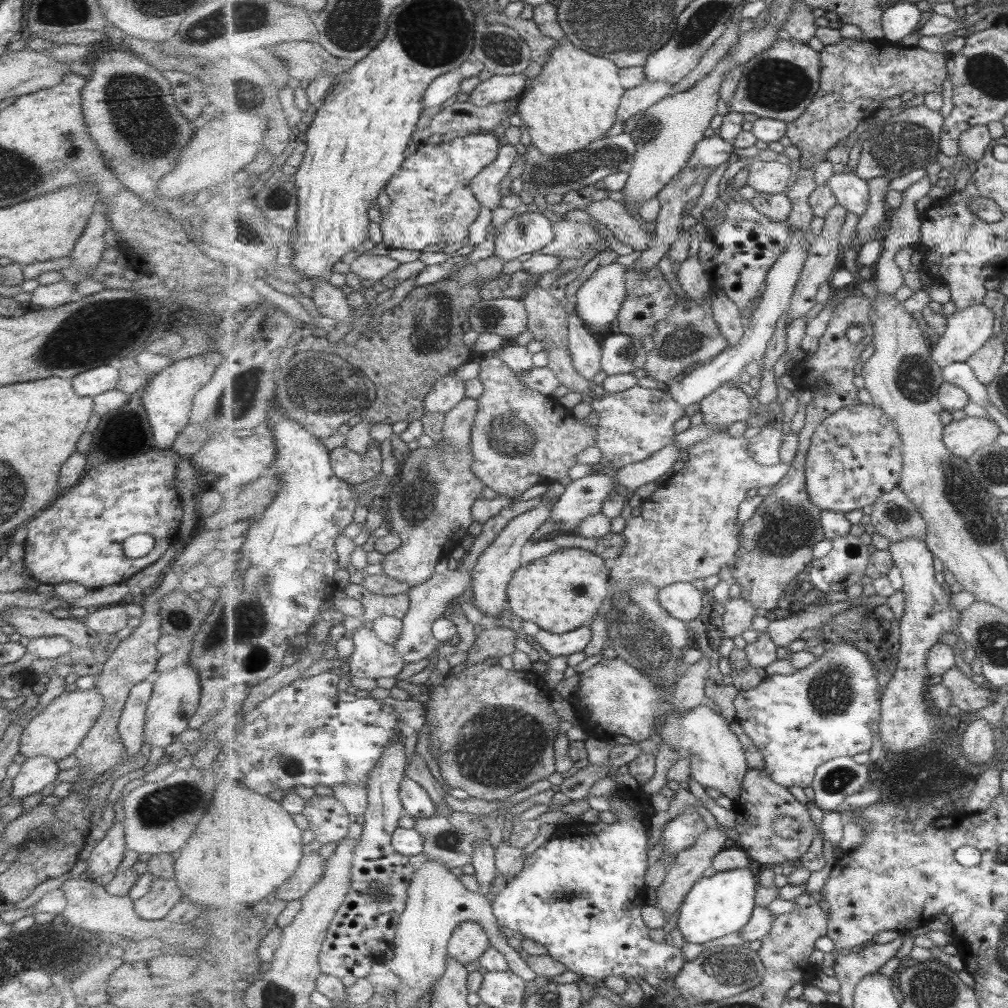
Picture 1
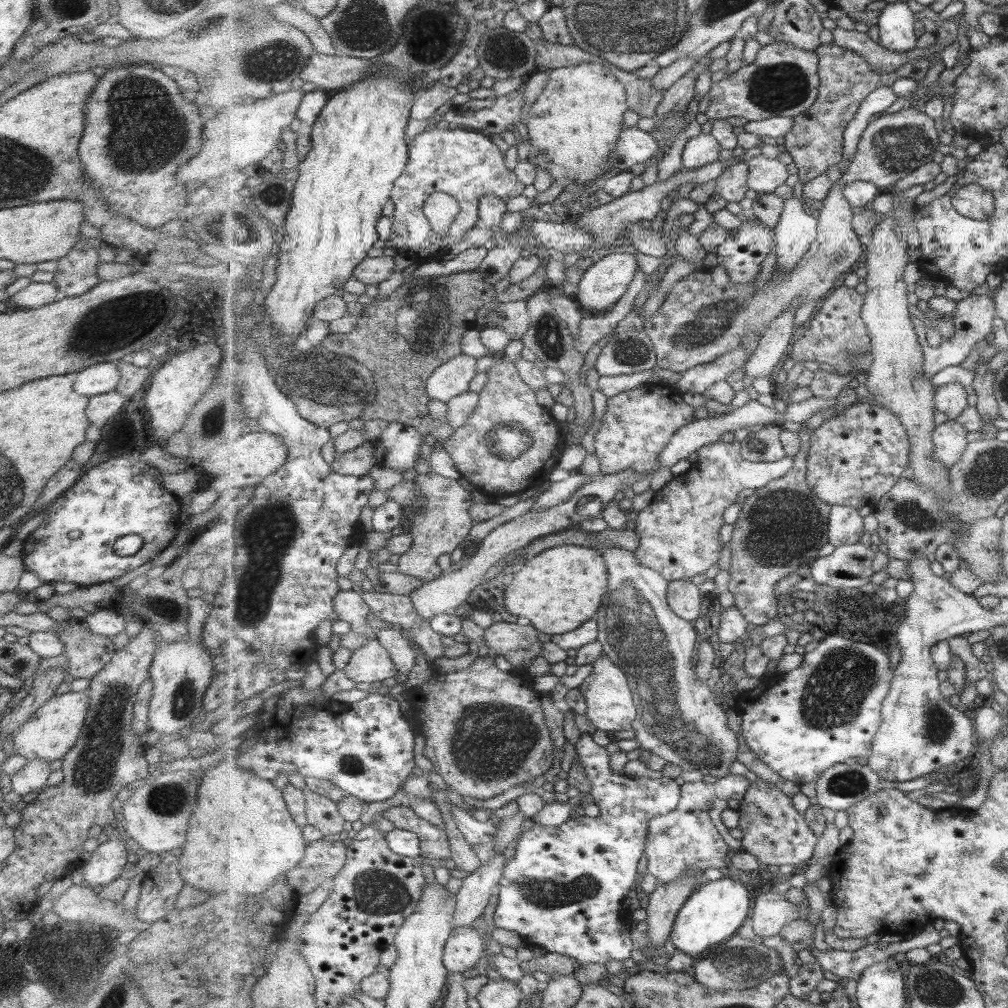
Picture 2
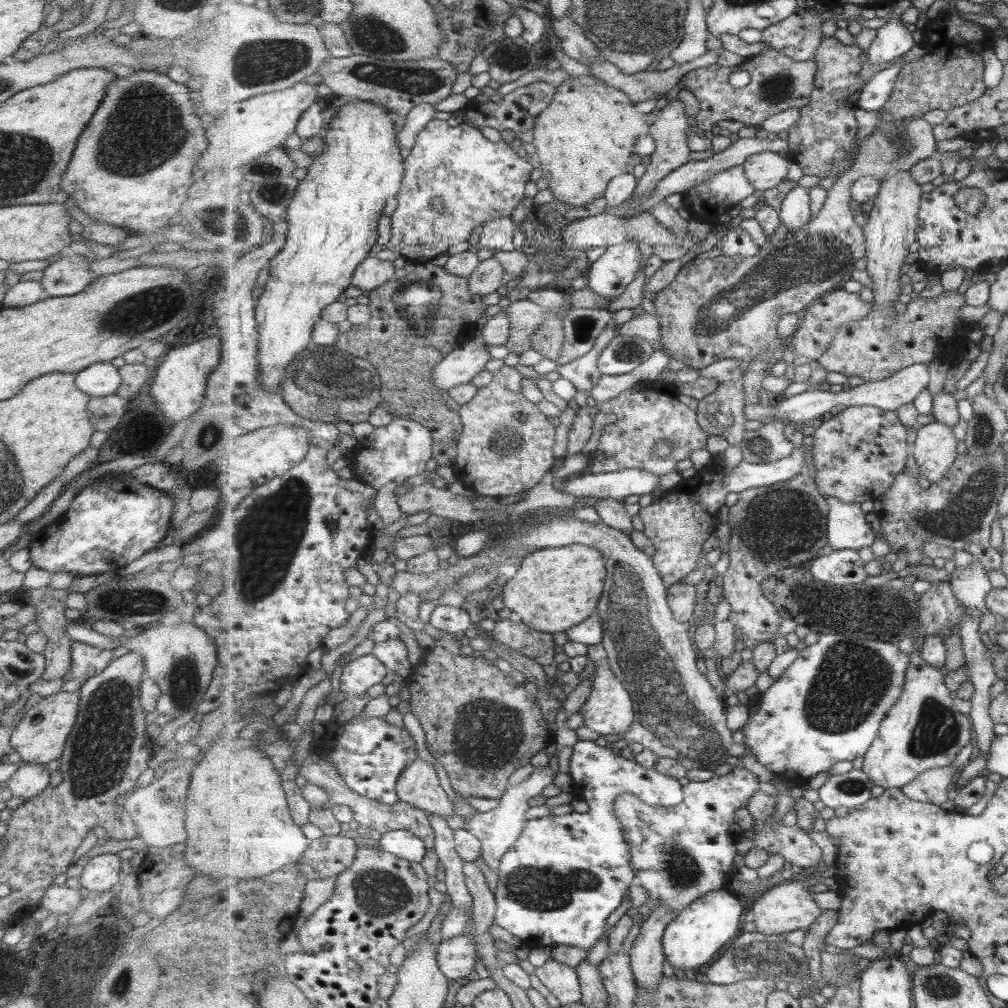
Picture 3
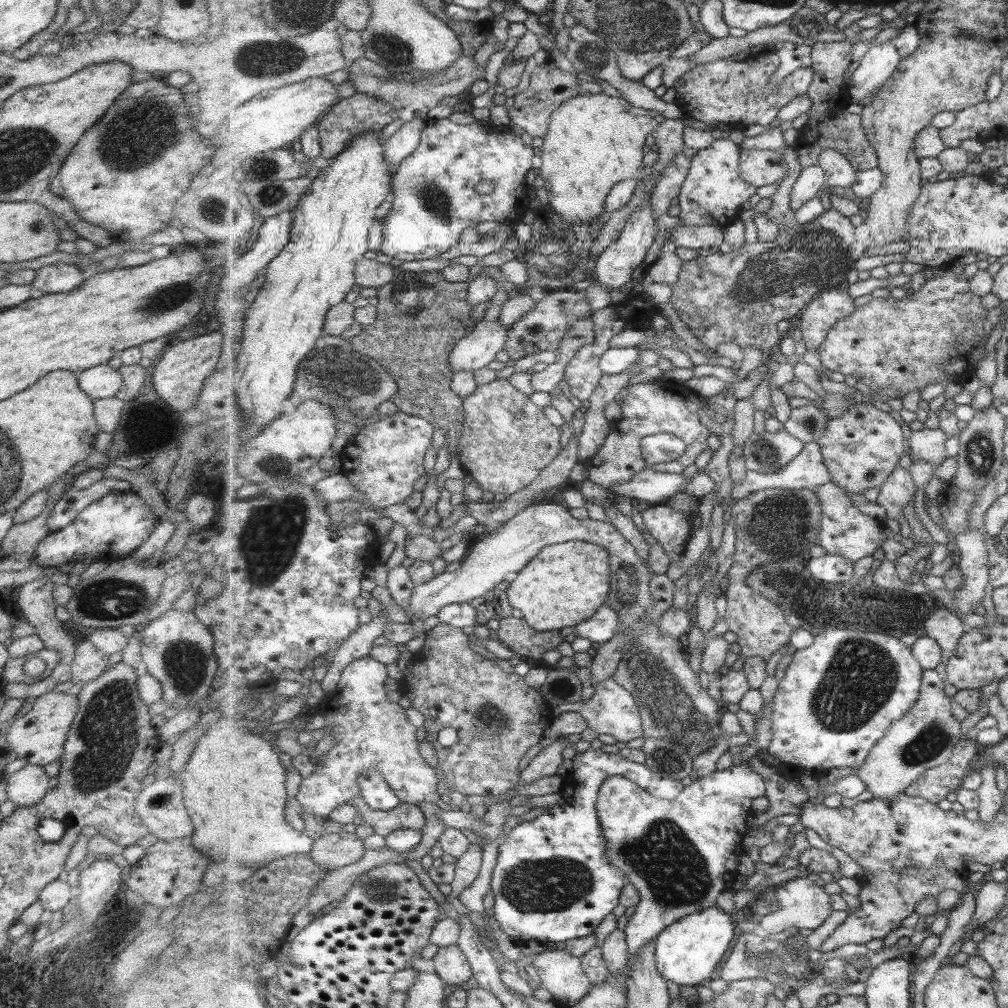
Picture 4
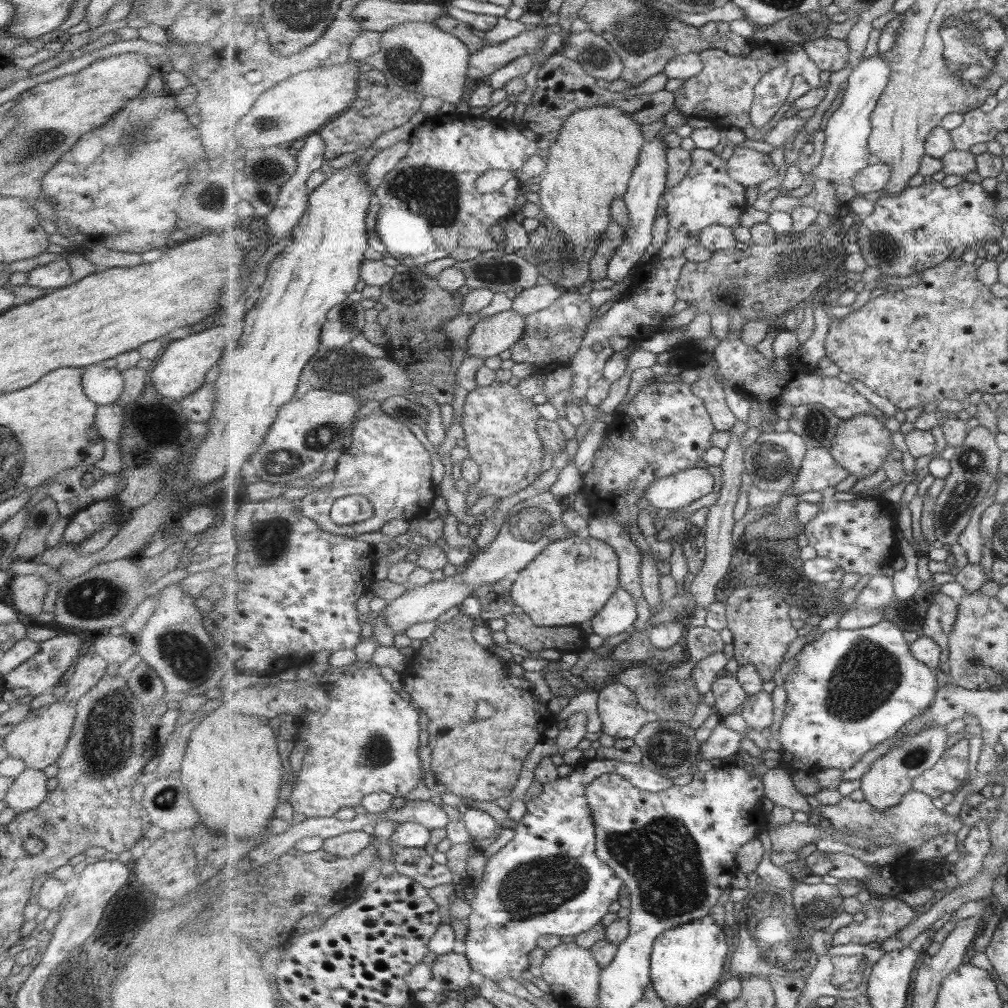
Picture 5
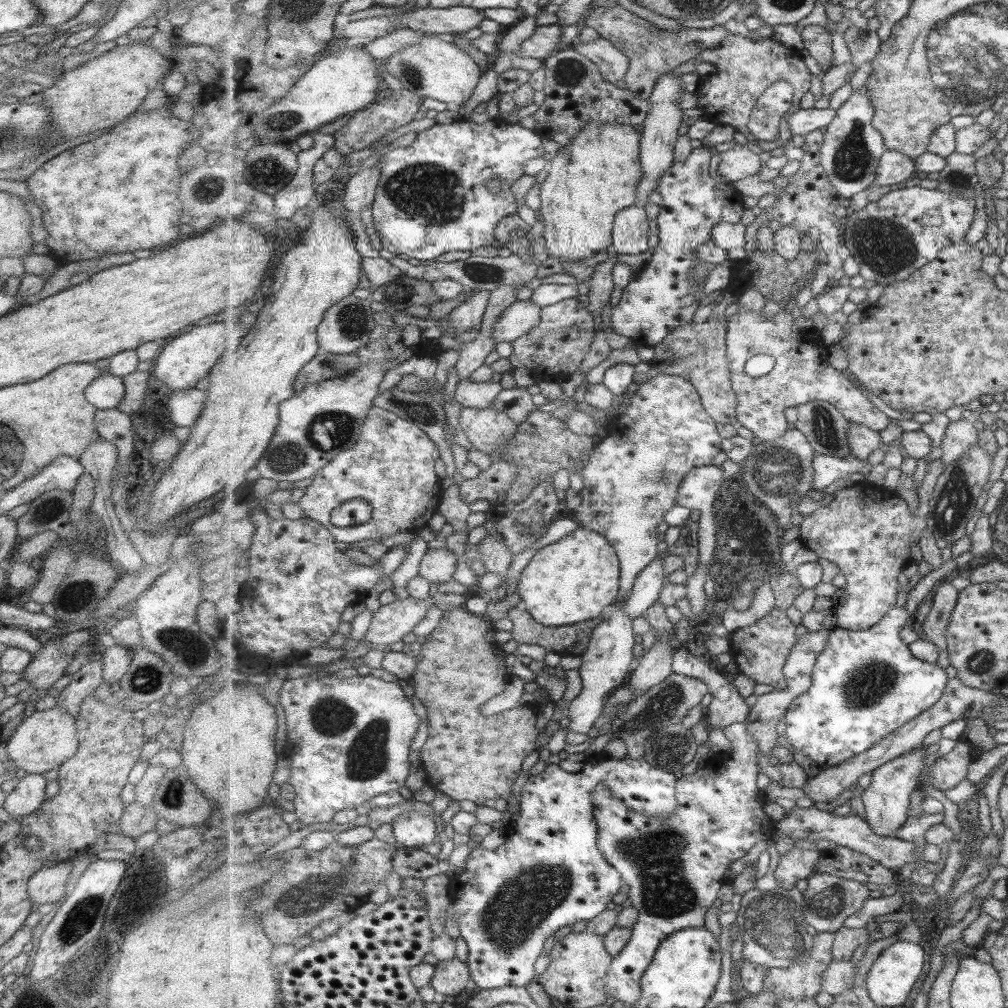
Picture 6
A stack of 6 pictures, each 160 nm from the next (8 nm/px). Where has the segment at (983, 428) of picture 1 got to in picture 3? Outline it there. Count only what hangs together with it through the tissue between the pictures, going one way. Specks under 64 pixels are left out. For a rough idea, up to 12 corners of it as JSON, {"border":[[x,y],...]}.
{"border":[[937,420],[912,436],[919,474],[932,484],[959,457],[953,427]]}

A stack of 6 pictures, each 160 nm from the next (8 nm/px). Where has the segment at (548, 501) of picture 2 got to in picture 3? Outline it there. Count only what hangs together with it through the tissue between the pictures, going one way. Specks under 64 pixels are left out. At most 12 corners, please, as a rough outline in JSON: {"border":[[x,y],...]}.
{"border":[[645,469],[568,478],[562,492],[620,500],[651,494],[659,477]]}

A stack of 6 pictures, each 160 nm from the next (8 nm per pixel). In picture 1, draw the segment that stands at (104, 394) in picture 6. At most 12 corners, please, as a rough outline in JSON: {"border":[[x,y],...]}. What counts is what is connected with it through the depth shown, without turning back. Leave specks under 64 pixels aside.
{"border":[[107,364],[73,376],[77,396],[115,389],[118,369]]}

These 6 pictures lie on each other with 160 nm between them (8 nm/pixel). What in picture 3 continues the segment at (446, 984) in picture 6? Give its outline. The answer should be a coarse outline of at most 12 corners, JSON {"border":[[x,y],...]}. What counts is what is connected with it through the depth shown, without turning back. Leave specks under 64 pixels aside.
{"border":[[467,935],[442,939],[438,962],[451,980],[467,978],[479,959]]}

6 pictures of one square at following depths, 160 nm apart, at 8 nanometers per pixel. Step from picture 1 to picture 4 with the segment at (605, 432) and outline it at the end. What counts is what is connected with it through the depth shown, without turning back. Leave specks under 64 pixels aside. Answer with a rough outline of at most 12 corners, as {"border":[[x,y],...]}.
{"border":[[665,378],[629,385],[605,444],[583,463],[606,490],[648,466],[642,440],[686,442],[681,474],[709,448],[699,393]]}

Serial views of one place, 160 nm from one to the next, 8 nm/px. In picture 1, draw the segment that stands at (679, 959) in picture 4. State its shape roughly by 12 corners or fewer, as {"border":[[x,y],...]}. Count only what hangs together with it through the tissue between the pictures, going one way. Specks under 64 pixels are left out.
{"border":[[750,867],[699,879],[677,921],[700,945],[741,932],[756,909]]}

